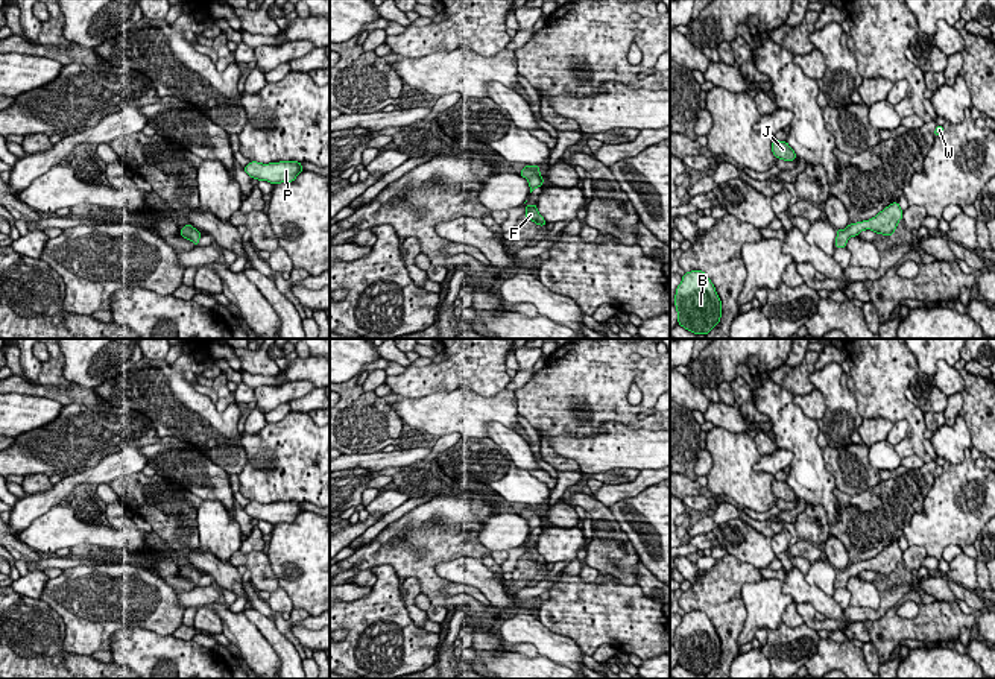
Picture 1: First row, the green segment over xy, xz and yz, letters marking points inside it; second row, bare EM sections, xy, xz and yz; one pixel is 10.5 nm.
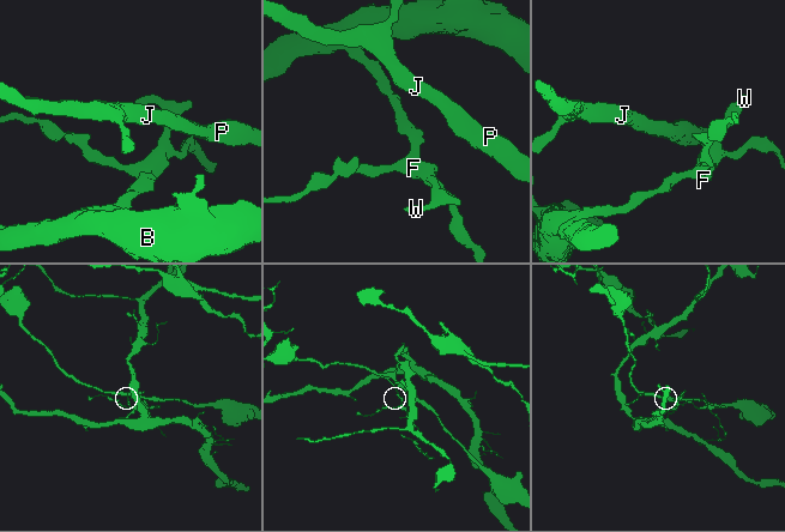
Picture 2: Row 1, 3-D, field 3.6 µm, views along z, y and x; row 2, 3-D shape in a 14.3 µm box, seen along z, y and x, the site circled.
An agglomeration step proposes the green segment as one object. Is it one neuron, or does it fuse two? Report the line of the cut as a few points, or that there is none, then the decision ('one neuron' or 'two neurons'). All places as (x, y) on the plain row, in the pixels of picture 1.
no cut; one neuron

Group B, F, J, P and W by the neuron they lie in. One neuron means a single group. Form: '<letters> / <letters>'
B F J P W

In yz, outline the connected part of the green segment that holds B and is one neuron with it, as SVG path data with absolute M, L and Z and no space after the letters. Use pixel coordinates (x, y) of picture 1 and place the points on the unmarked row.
M702 611L685 612L676 627L678 664L694 674L708 674L722 658L722 641Z

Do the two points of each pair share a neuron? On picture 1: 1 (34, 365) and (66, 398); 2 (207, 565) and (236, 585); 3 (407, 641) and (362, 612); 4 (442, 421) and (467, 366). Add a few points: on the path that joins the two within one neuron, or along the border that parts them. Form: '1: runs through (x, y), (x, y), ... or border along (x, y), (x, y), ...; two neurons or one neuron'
1: border along (22, 377), (40, 383); two neurons
2: runs through (214, 567), (228, 577); one neuron
3: runs through (397, 640), (372, 620); one neuron
4: border along (492, 395), (482, 397), (459, 386), (423, 397); two neurons

